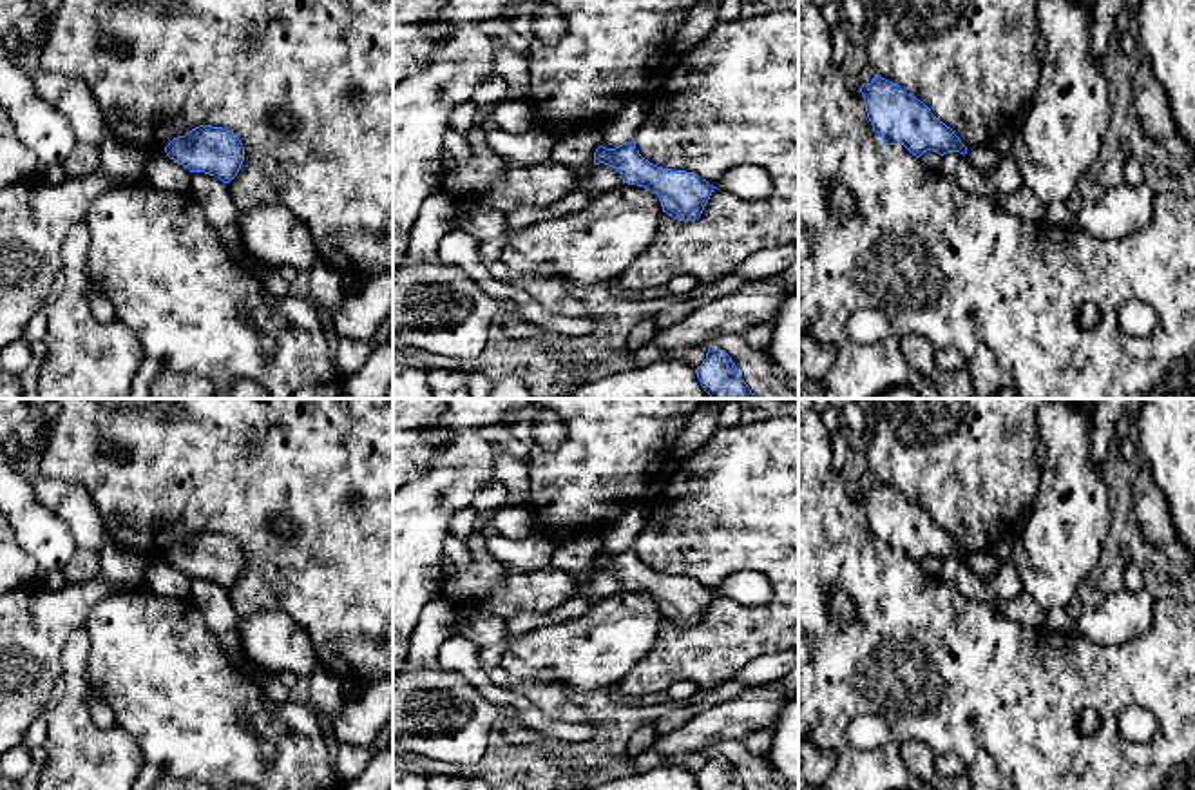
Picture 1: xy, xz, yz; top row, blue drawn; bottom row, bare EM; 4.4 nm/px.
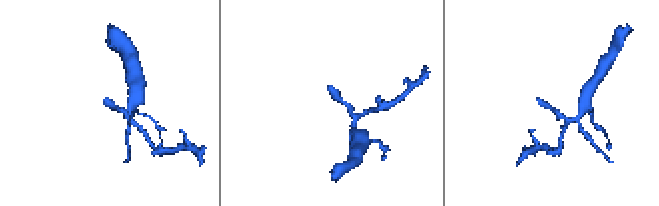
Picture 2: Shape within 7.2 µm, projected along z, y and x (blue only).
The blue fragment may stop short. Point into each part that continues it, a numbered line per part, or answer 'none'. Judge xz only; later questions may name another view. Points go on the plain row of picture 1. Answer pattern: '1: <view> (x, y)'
none

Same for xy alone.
none

